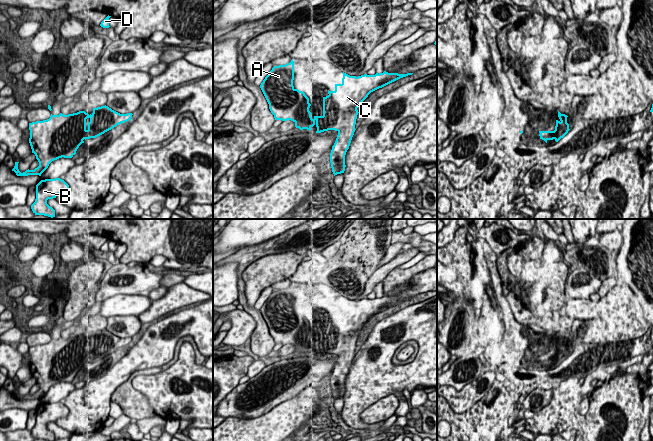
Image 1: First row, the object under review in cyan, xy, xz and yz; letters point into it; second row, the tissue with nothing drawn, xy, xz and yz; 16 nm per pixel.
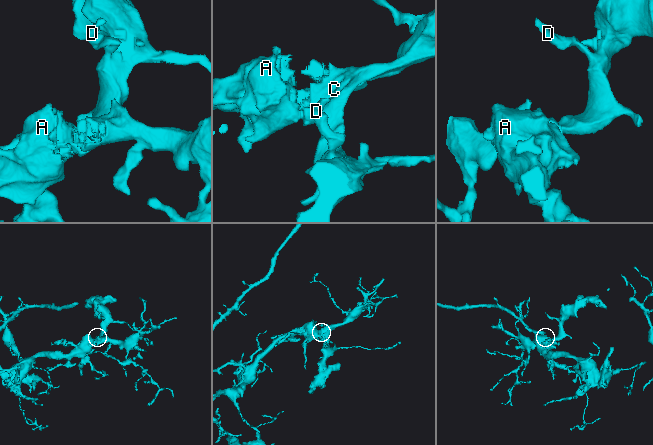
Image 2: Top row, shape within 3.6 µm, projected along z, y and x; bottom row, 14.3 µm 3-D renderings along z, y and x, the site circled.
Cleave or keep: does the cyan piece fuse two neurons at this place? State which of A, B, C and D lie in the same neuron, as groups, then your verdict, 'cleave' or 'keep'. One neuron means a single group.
A B C D; keep

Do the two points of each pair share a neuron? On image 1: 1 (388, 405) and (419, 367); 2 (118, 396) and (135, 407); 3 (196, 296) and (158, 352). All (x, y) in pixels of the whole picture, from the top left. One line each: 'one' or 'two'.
1: two
2: one
3: two

